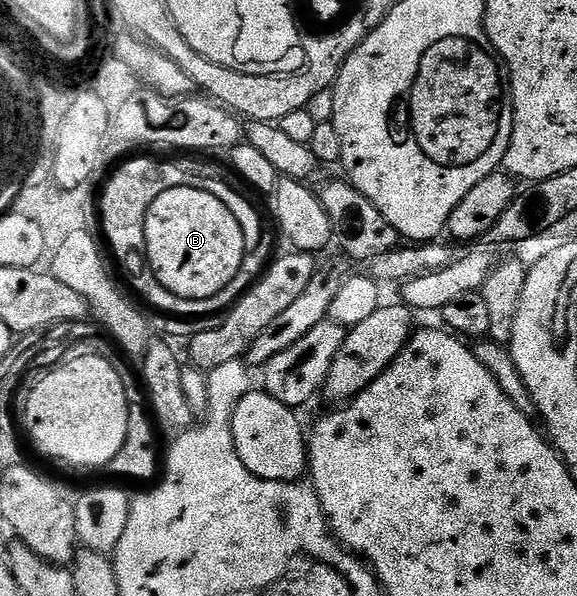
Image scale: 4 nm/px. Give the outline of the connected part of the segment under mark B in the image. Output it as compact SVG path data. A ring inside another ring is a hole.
M179 183L173 189L163 191L147 211L145 220L145 260L153 274L176 297L191 299L198 303L217 297L237 276L245 265L247 246L243 227L239 227L235 215L223 207L221 197L207 195L207 191L198 189L196 184Z

